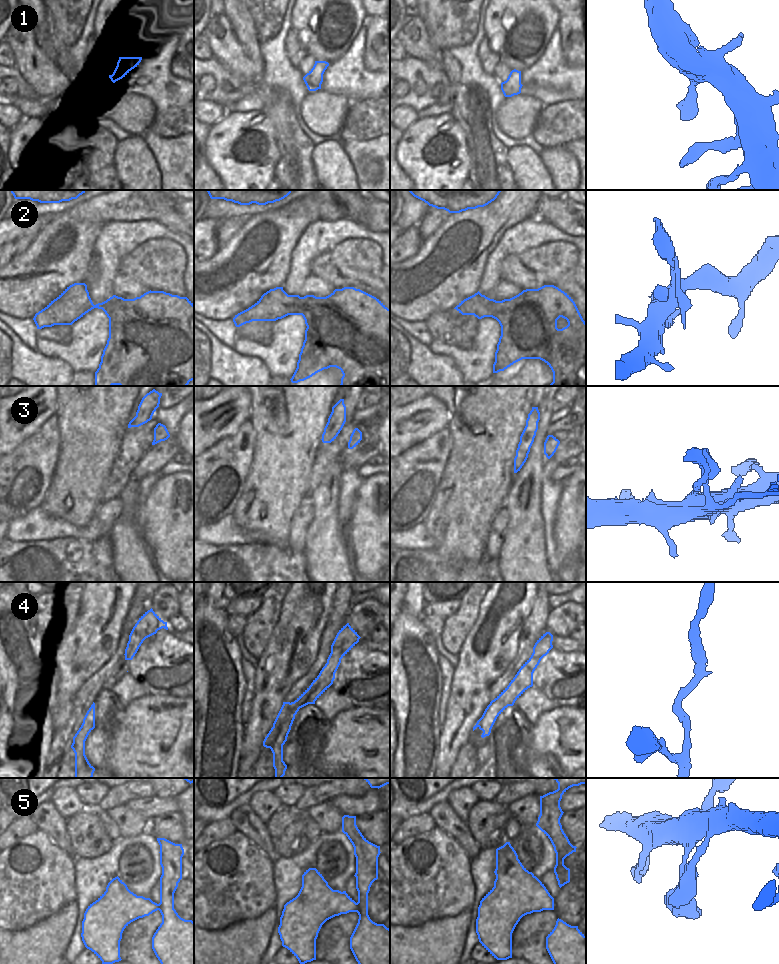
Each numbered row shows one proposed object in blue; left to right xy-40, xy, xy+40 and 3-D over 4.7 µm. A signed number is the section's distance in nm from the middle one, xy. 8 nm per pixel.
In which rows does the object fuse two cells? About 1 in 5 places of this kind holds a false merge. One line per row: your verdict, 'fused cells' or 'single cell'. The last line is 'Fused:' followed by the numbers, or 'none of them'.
1: single cell
2: single cell
3: single cell
4: single cell
5: single cell
Fused: none of them

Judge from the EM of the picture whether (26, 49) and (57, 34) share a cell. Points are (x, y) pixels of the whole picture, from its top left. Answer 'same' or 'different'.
different

